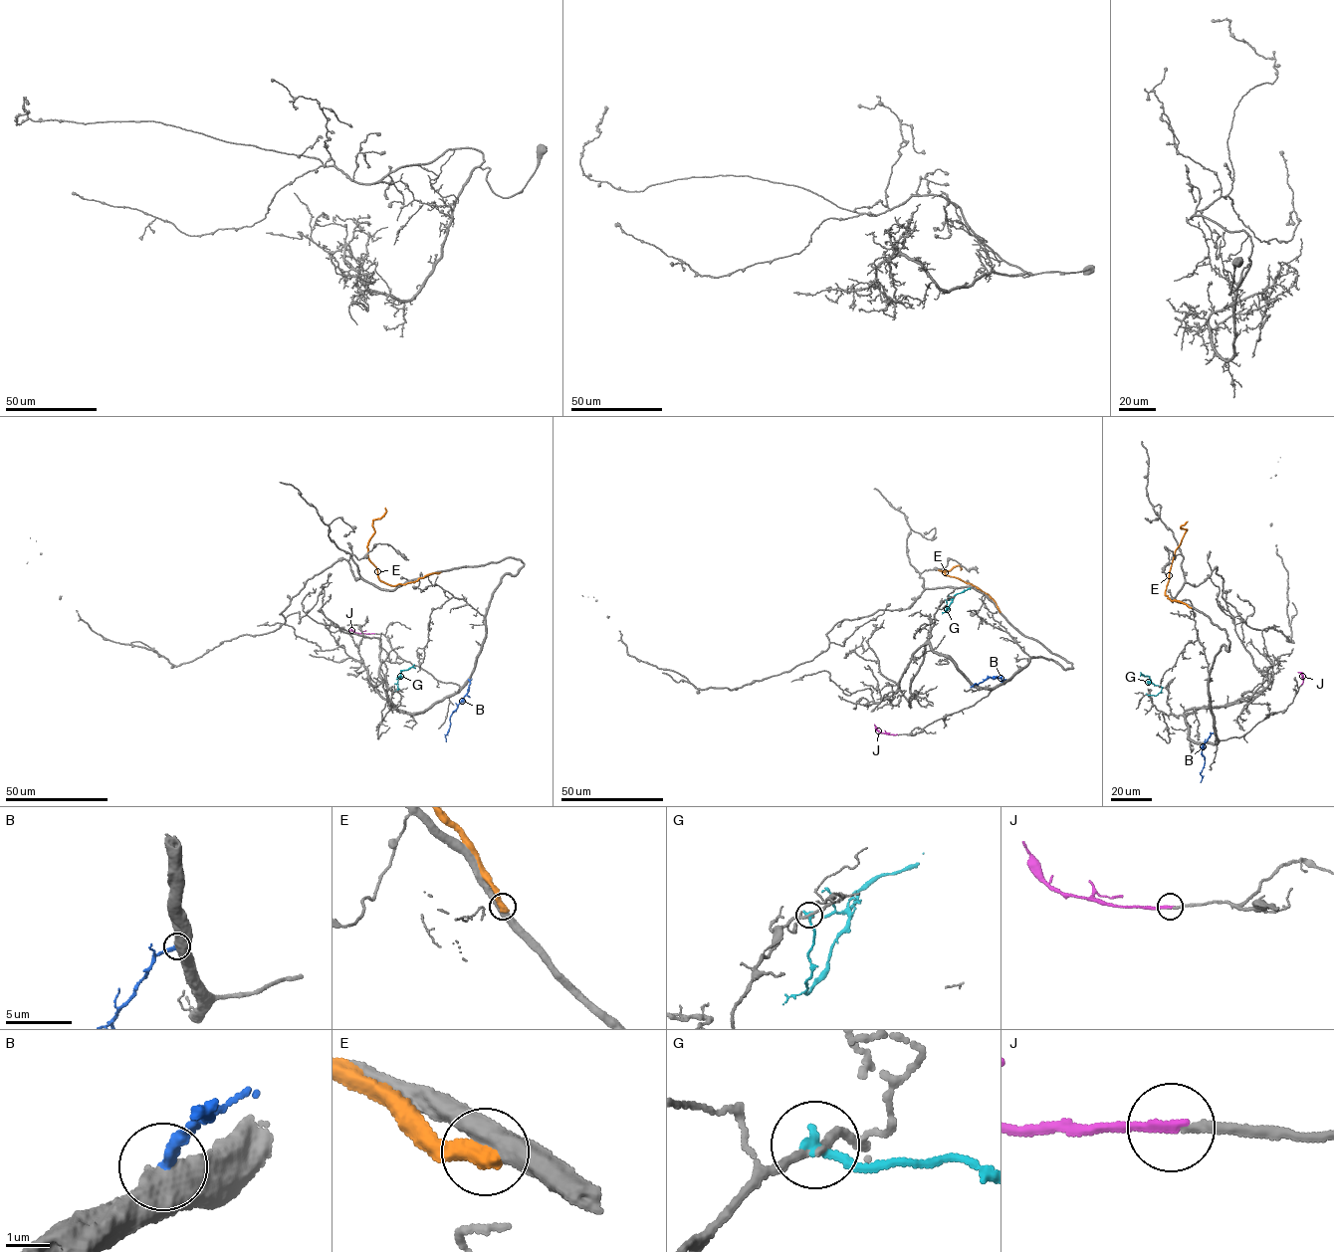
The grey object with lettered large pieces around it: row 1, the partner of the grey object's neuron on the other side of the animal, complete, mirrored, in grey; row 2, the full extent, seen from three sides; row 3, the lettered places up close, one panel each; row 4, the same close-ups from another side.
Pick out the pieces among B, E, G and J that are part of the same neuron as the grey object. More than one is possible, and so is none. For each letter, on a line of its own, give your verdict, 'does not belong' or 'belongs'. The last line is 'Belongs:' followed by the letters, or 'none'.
B: does not belong
E: does not belong
G: does not belong
J: belongs
Belongs: J

